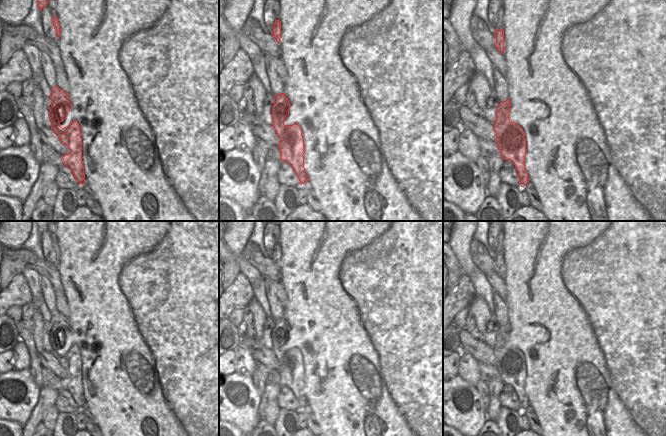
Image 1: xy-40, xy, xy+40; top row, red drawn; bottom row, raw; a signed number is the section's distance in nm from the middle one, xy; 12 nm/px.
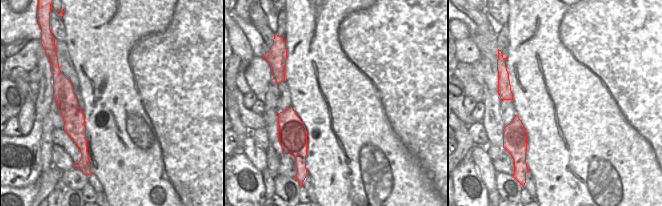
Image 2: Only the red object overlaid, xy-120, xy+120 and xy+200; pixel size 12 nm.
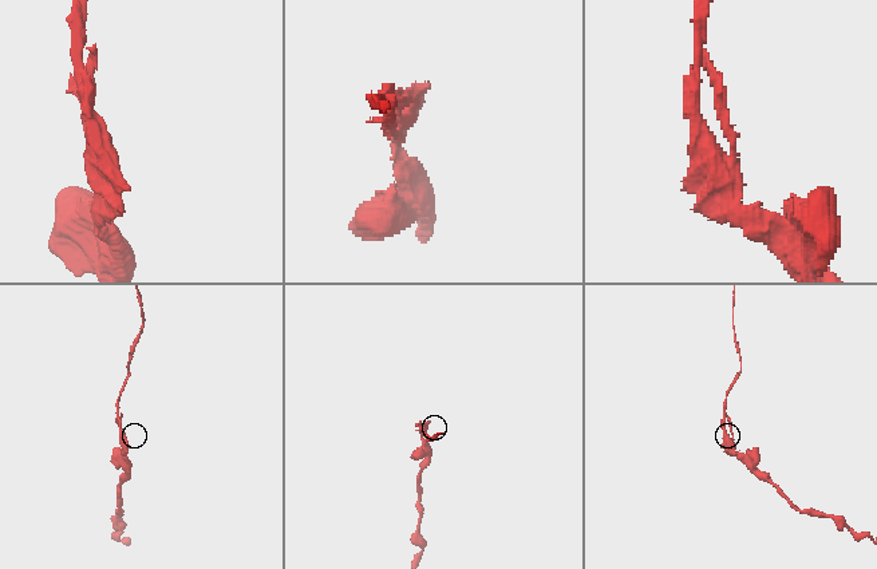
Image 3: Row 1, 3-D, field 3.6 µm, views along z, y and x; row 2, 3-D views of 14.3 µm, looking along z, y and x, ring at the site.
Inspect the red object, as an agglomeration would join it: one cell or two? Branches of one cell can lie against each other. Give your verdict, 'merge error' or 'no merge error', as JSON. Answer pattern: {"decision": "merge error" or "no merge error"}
{"decision": "merge error"}

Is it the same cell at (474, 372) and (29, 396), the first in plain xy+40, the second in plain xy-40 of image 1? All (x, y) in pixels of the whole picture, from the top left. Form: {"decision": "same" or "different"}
{"decision": "different"}

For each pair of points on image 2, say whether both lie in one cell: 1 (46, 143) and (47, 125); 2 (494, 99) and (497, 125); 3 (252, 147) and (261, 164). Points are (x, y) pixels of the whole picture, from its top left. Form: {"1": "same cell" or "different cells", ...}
{"1": "same cell", "2": "same cell", "3": "same cell"}

